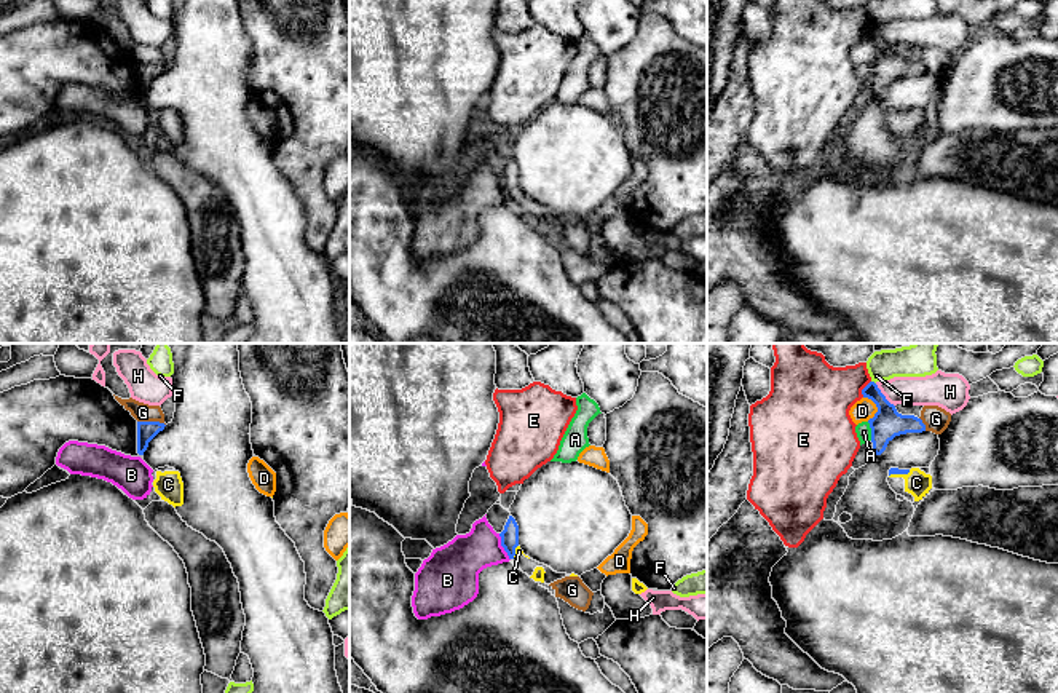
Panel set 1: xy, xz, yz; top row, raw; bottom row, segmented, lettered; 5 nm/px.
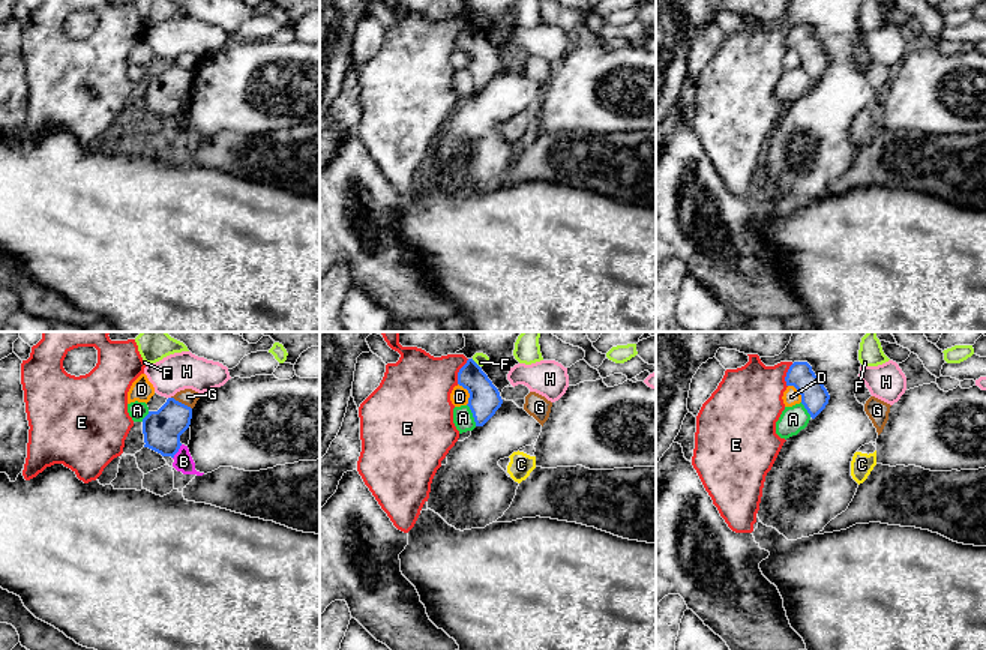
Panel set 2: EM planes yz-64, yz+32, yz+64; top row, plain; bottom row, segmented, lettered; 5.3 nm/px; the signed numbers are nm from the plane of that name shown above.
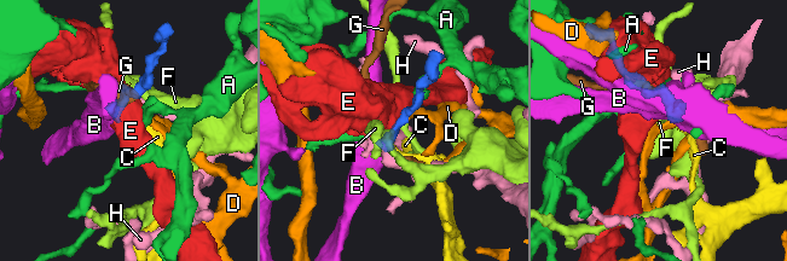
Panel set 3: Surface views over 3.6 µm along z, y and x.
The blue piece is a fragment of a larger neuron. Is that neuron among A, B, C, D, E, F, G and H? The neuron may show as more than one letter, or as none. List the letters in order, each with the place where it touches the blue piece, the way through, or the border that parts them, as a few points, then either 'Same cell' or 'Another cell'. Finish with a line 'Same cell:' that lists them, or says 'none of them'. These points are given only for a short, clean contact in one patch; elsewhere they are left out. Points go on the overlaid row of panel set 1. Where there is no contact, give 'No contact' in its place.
A: Touches blue at yz (872, 431). Boundary: yz (867, 422), (872, 439). Another cell
B: Touches blue at xz (501, 545). Boundary: xz (498, 534), (500, 545), (509, 559). Another cell
C: Touches blue at yz (899, 473). Path across: yz (892, 470), (899, 473), (908, 475), (916, 483). Same cell
D: Touches blue at yz (876, 406). Boundary: yz (864, 396), (876, 407), (876, 412), (868, 420). Another cell
E: Touches blue at yz (864, 388). Boundary: yz (870, 380), (862, 390), (862, 396). Another cell
F: Touches blue at yz (873, 382). Boundary: yz (872, 380), (875, 384). Another cell
G: Touches blue at xy (152, 422). Boundary: xy (138, 420), (158, 420), (165, 425). Another cell
H: Touches blue at yz (883, 395). Boundary: yz (875, 384), (894, 406). Another cell
Same cell: C

